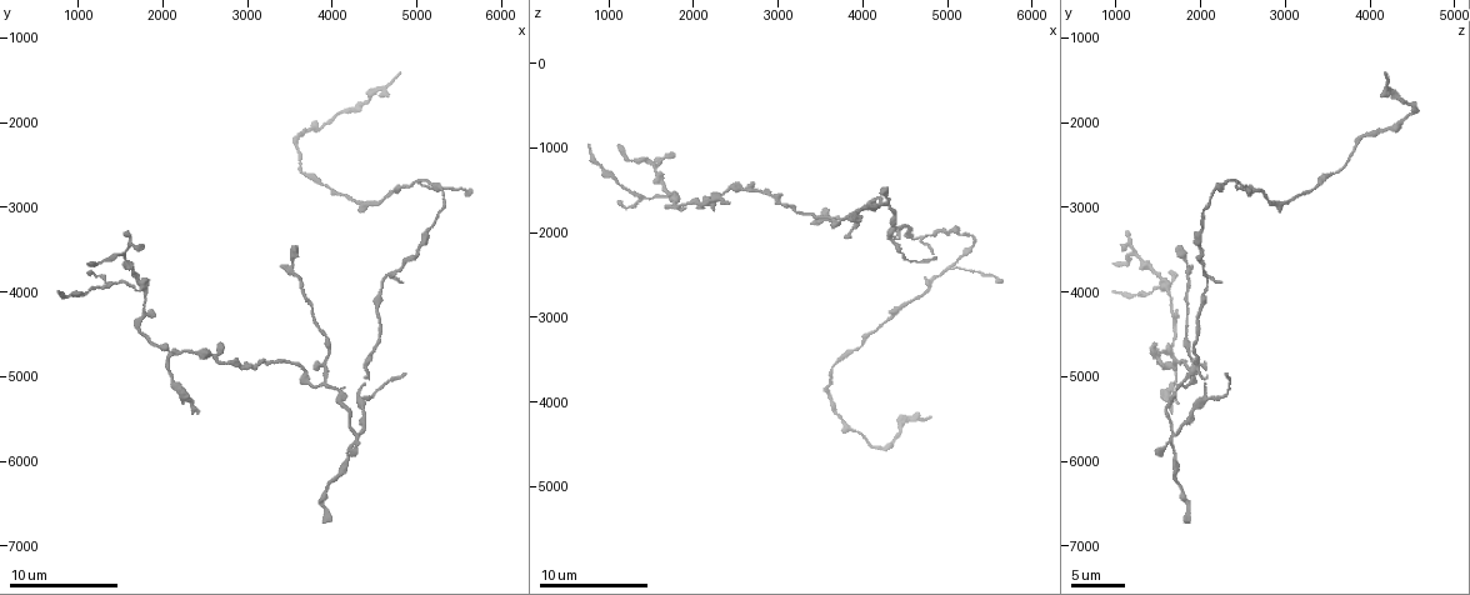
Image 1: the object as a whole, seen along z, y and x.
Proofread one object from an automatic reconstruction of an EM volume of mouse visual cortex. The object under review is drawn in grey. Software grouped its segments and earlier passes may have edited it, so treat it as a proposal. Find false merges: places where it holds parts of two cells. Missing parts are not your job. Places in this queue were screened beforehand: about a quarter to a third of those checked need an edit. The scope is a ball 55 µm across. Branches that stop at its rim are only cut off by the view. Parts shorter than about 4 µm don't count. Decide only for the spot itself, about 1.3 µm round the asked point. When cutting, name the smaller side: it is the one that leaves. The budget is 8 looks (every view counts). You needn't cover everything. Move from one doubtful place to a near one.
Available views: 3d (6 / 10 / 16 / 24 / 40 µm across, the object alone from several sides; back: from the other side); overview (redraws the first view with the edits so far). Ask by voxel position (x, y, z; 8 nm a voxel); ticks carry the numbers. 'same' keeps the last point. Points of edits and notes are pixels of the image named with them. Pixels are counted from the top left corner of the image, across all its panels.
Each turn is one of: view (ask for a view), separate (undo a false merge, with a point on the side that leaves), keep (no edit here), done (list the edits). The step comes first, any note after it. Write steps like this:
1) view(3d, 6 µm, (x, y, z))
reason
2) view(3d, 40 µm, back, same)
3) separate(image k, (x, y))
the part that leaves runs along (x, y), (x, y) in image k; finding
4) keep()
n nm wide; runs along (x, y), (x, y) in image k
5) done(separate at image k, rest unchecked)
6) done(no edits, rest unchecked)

view(3d, 10 µm, (1700, 3900, 1550))
a fork

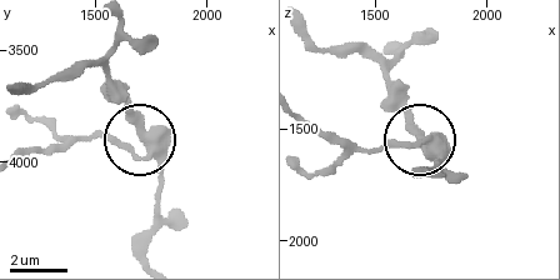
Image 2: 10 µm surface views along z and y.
keep()
3 arms; runs along (145, 254), (160, 168), (140, 139), (124, 84) in image 2; continuous, no second cell

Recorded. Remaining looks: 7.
view(3d, 10 µm, (2100, 4750, 1650))
four arms meet

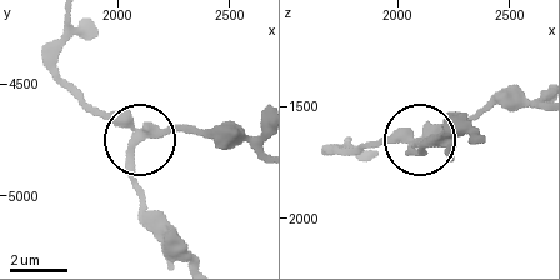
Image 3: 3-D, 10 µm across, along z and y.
view(3d, 10 µm, back, (2080, 4720, 1660))

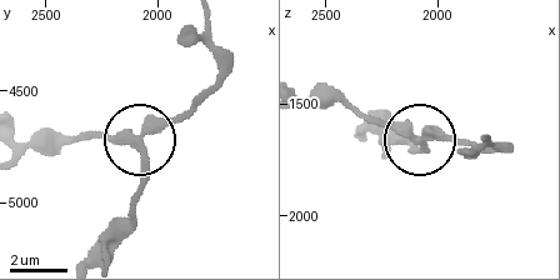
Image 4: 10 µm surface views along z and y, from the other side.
keep()
side arm 7 µm; runs along (25, 155), (90, 134), (133, 136), (140, 149), (133, 225) in image 4; one cell here

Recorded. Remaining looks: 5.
view(3d, 10 µm, (4250, 5700, 1650))
three arms meet

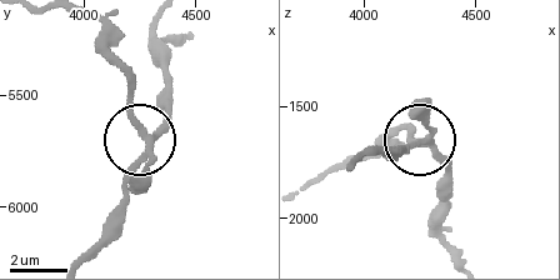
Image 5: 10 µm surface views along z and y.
keep()
side arm 10 µm; runs along (446, 230), (435, 230), (440, 159), (428, 144), (394, 144) in image 5; all the same cell

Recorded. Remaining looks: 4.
view(3d, 10 µm, (3950, 5050, 1800))
three-way junction

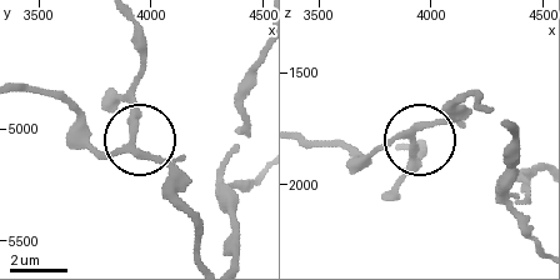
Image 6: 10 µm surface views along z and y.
keep()
3 arms; one cell here

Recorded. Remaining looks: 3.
done(no edits, rest unchecked)

